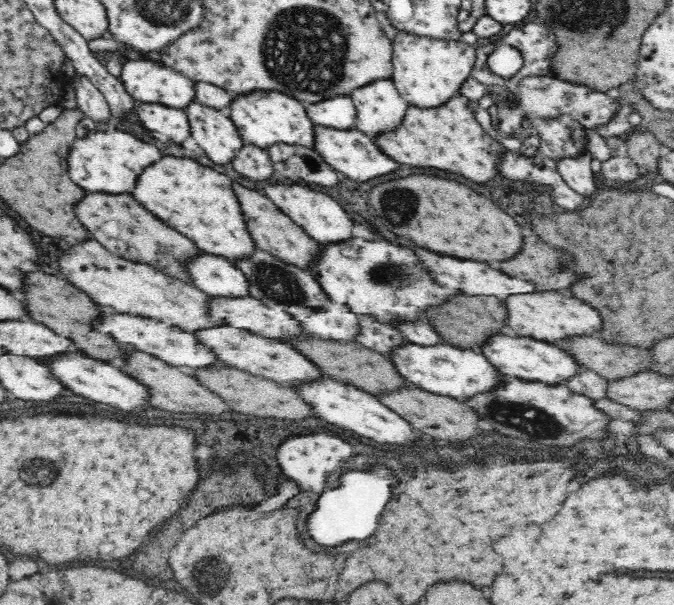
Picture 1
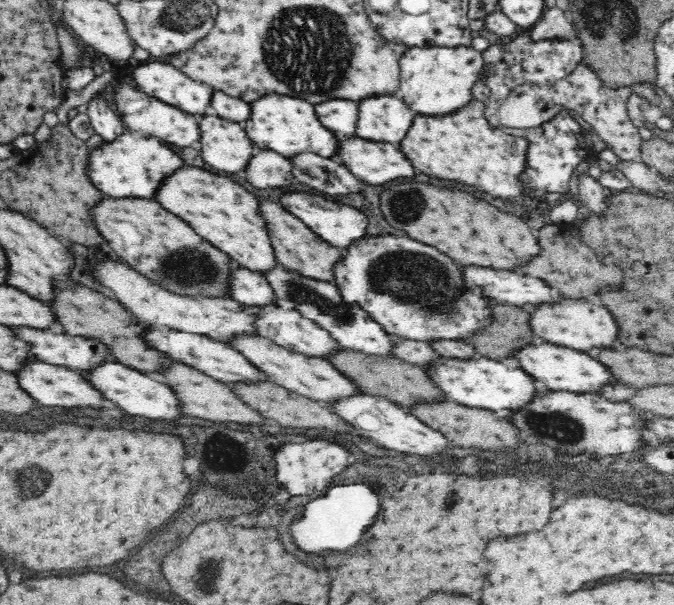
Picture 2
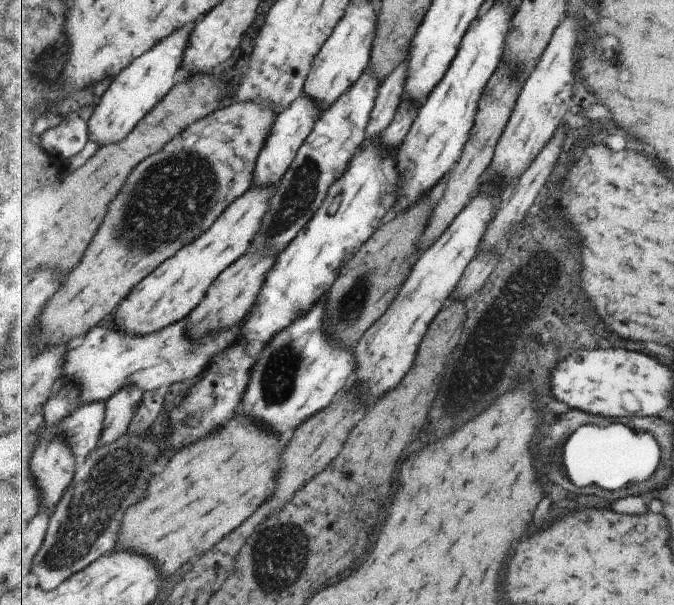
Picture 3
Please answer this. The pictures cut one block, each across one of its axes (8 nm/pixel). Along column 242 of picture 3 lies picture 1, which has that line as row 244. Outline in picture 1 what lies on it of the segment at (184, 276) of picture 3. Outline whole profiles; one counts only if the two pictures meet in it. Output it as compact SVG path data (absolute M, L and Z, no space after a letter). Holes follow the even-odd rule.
M166 156L160 166L140 178L140 190L136 190L134 196L140 198L148 210L160 214L170 226L184 230L204 253L220 255L232 262L250 258L258 249L242 214L242 203L234 191L234 179L216 169L200 166L190 158Z

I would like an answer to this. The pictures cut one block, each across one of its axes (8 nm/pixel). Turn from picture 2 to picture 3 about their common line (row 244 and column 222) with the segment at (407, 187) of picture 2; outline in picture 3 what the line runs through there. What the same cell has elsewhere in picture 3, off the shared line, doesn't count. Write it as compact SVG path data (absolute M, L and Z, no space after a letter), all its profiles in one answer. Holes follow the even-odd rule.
M247 418L227 424L215 438L185 448L163 474L150 480L147 500L126 510L119 548L147 552L163 576L175 574L191 556L201 556L229 536L229 530L241 526L273 494L281 450L277 436Z

